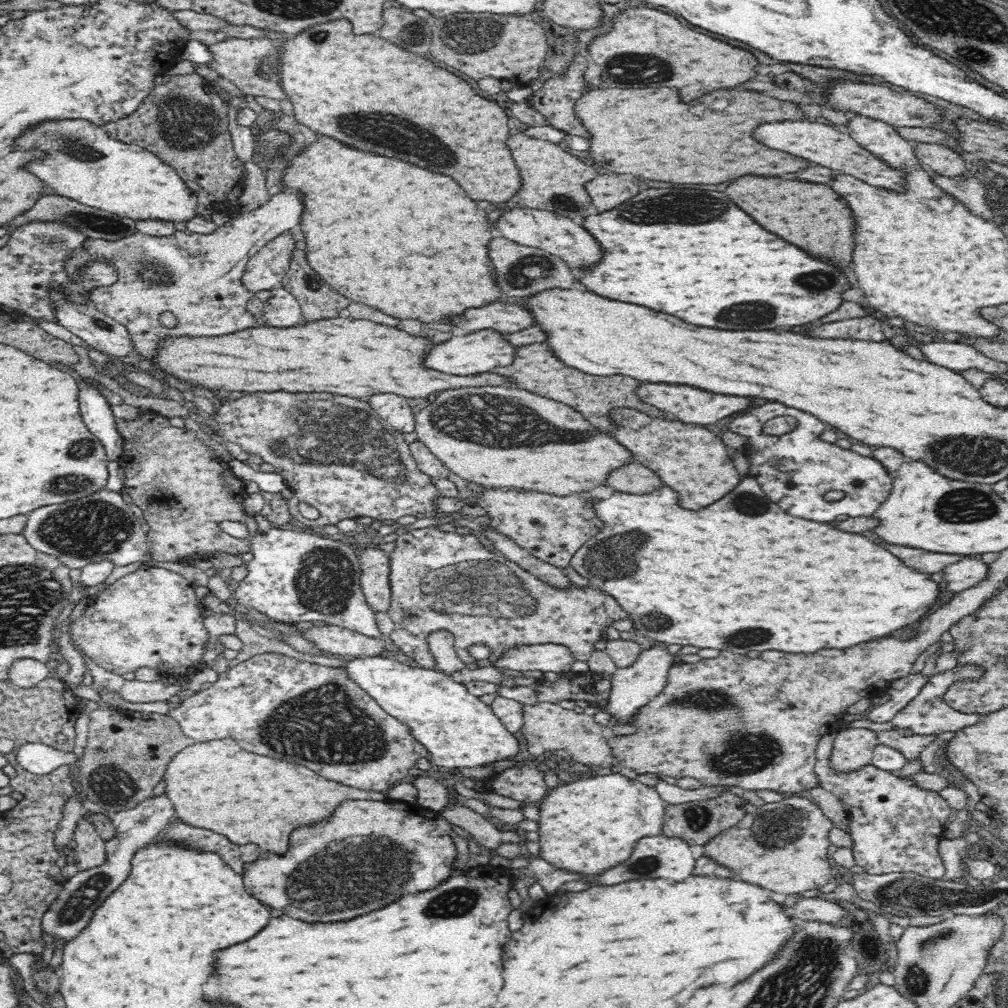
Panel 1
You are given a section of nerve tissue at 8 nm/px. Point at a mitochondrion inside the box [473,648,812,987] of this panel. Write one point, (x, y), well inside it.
(739, 746)

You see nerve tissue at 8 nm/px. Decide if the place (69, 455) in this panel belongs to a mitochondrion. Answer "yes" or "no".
yes

